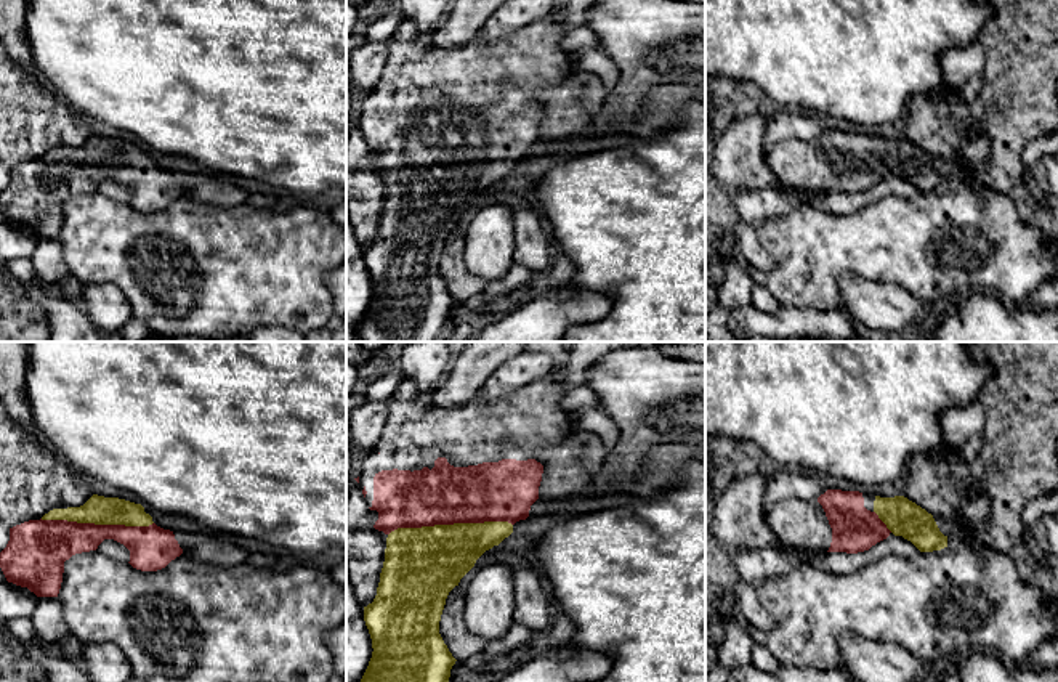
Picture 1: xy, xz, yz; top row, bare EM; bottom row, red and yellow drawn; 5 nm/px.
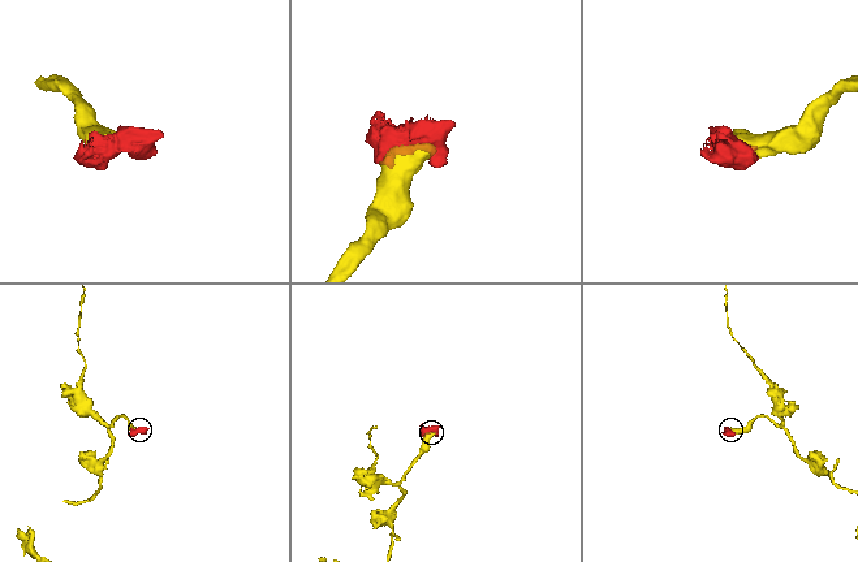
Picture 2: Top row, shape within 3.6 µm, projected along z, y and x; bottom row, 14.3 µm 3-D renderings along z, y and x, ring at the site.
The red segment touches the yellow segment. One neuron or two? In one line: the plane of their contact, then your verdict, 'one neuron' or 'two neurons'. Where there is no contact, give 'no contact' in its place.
contact in xz; one neuron

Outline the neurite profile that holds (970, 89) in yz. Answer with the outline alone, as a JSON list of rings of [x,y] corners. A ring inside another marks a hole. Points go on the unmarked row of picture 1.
[[[976,75],[957,88],[965,101],[971,101],[981,91],[983,85],[984,85],[984,75]]]

